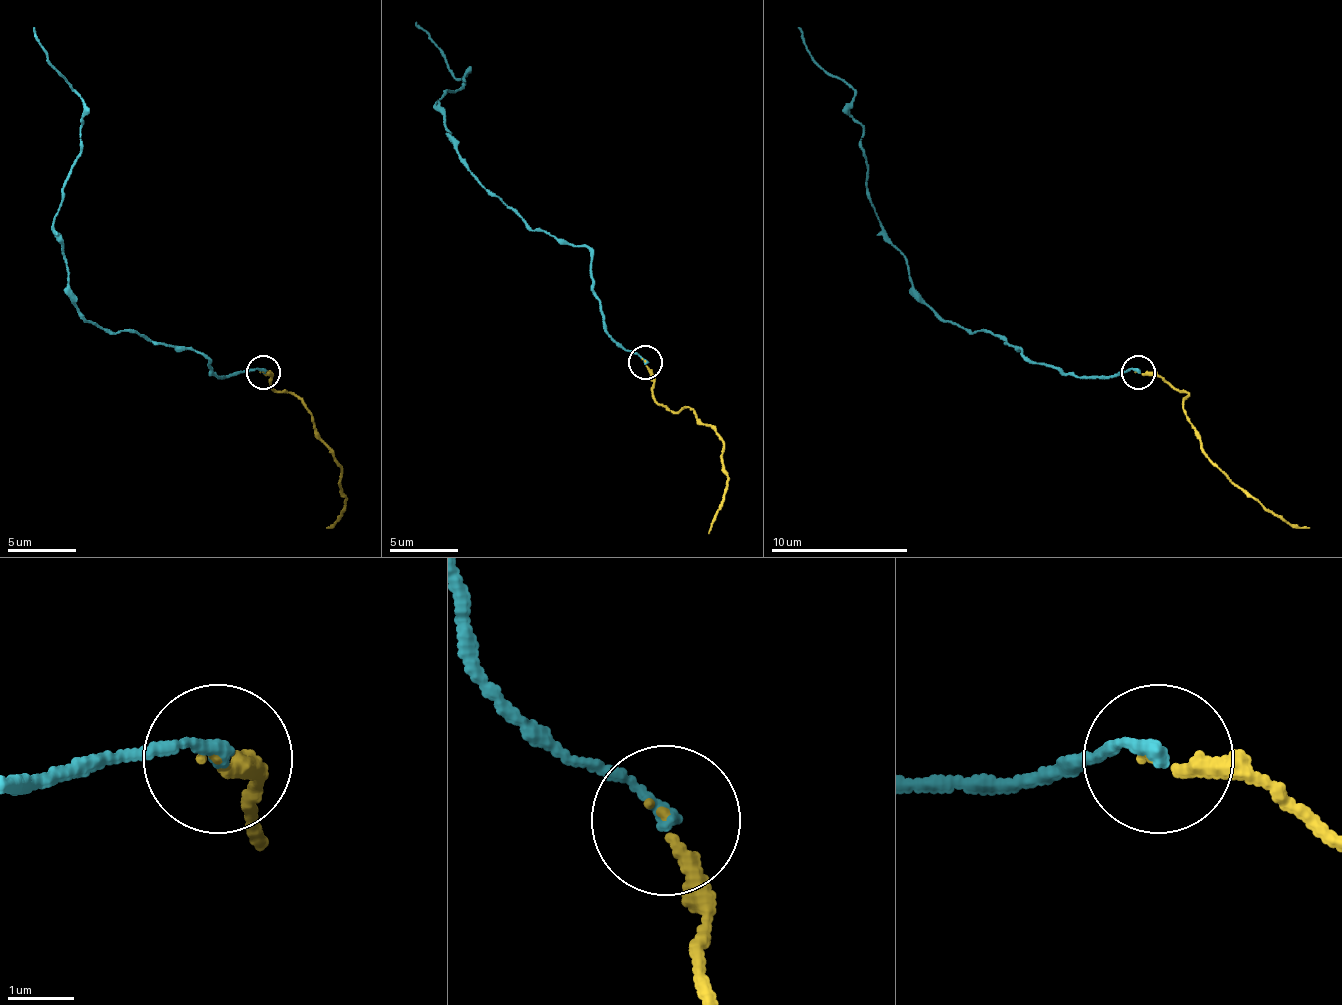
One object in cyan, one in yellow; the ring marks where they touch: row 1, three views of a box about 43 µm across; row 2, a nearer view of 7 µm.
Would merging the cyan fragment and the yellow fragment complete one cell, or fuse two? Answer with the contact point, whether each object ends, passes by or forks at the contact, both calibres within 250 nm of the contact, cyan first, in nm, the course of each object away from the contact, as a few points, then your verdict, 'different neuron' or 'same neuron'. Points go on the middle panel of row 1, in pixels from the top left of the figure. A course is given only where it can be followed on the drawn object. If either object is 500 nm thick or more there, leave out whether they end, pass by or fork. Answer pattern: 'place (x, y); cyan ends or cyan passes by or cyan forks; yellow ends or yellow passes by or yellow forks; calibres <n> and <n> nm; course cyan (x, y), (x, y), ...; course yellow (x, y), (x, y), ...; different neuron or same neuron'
place (645, 362); cyan ends; yellow ends; calibres 200 and 200 nm; course cyan (646, 363), (605, 329), (591, 254), (533, 230), (454, 147), (434, 106), (465, 72), (458, 79), (417, 21); course yellow (646, 363), (653, 397), (674, 411), (691, 408), (721, 442), (725, 500), (708, 534); same neuron

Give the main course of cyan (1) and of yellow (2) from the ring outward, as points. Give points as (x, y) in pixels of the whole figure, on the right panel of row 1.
1: (1139, 373), (1071, 376), (1030, 362), (923, 301), (865, 177), (855, 92), (797, 27)
2: (1139, 373), (1156, 373), (1187, 393), (1184, 414), (1218, 465), (1276, 513), (1310, 527)

